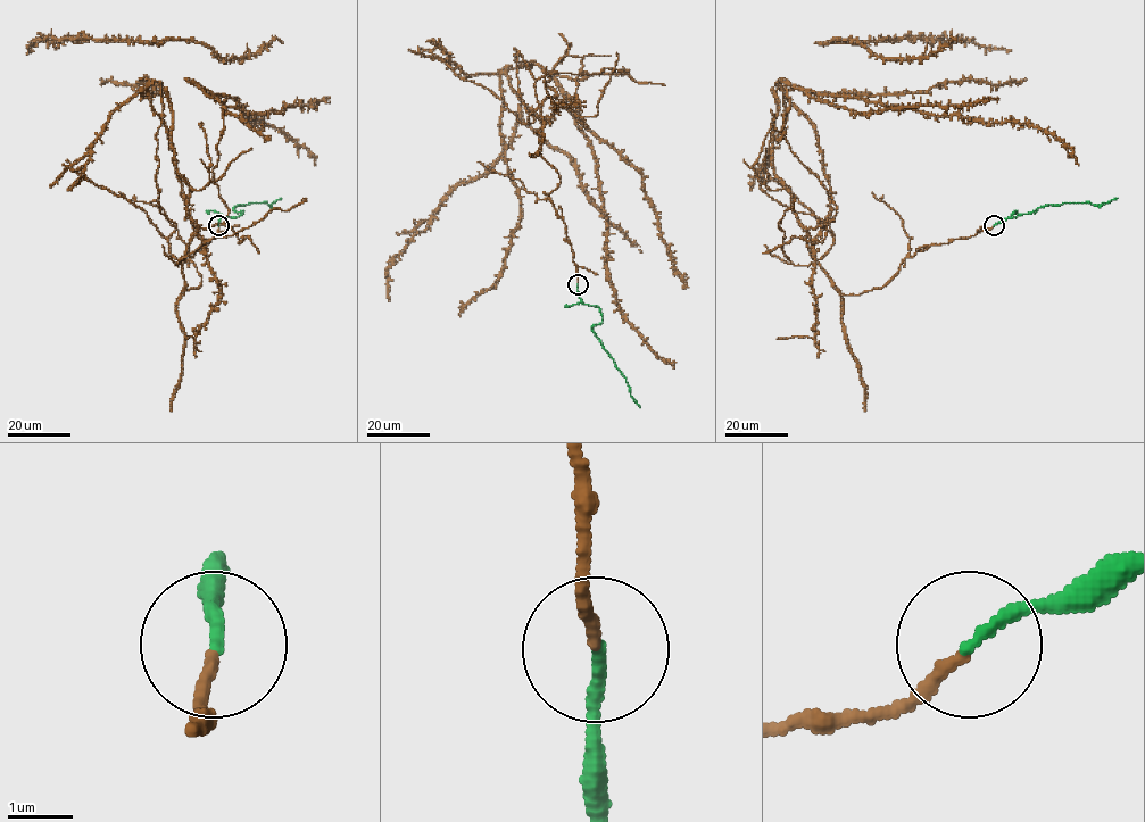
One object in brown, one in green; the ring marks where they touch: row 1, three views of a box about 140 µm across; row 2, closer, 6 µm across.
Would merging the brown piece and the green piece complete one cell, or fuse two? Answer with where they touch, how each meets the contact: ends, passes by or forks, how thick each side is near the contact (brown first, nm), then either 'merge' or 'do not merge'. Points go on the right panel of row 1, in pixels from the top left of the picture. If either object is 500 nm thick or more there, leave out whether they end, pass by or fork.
place (994, 225); brown ends; green ends; calibres 180 and 190 nm; merge

